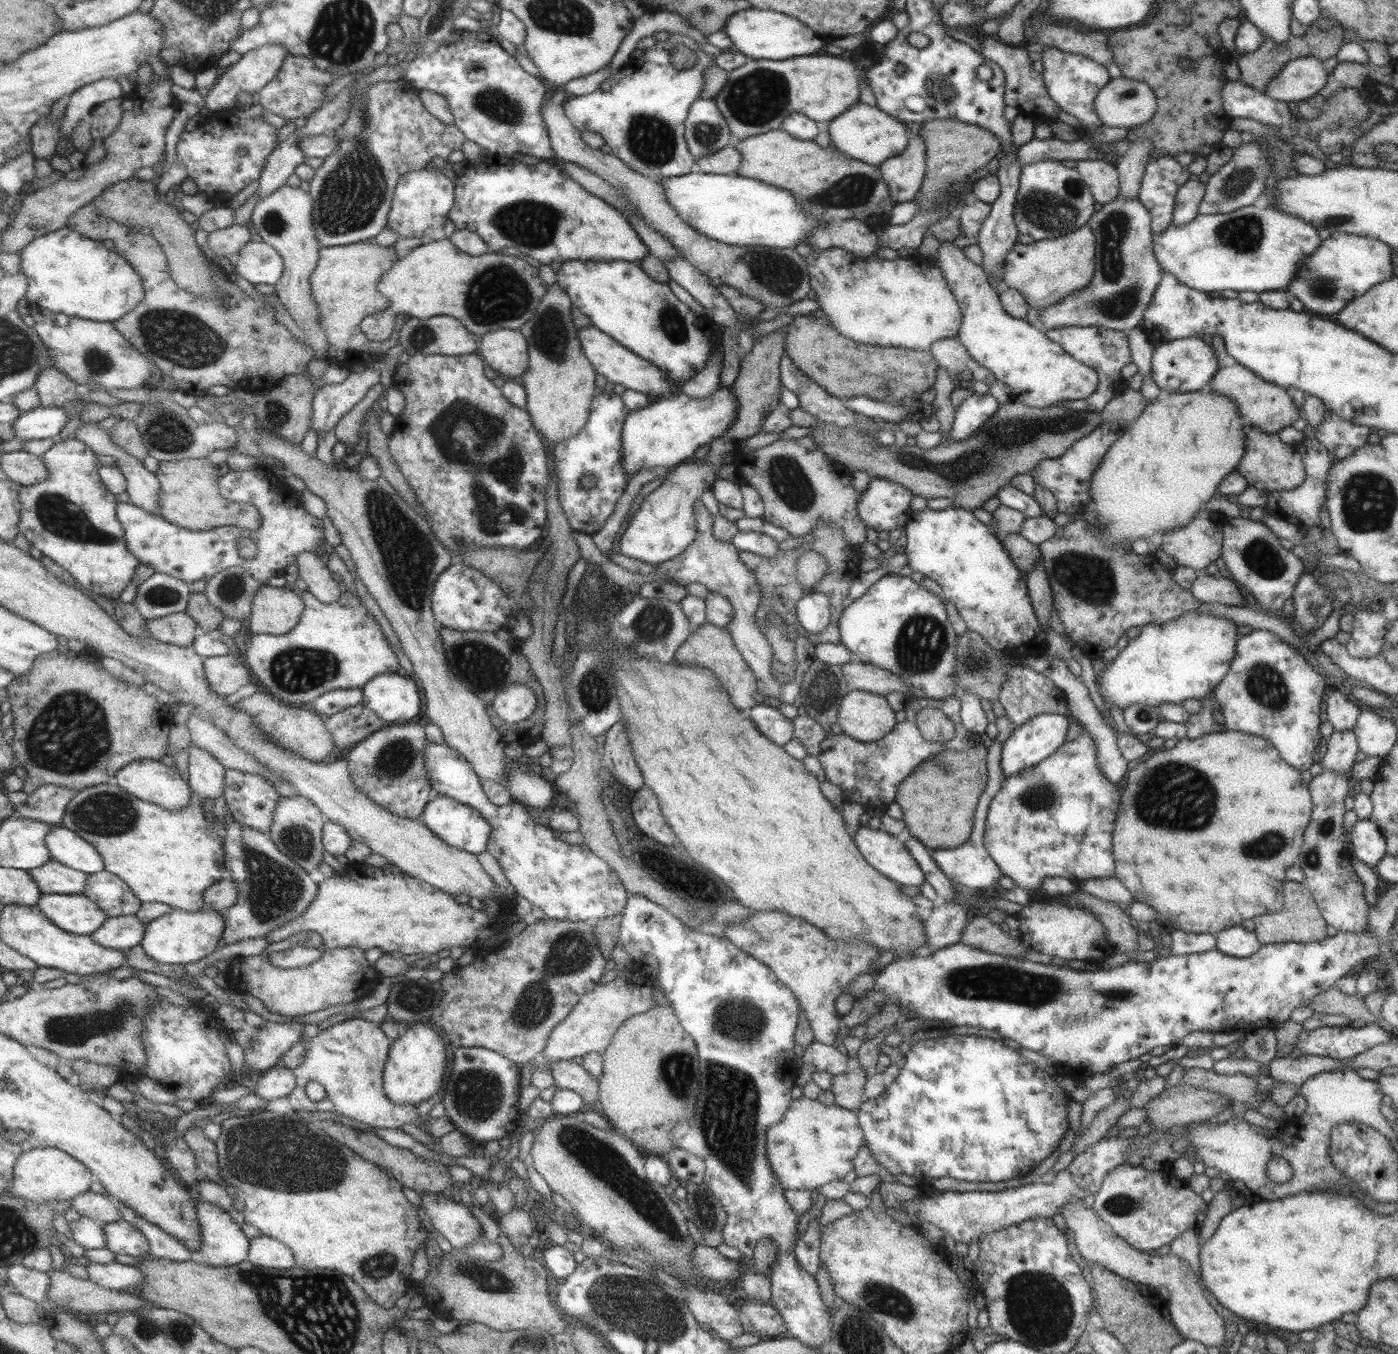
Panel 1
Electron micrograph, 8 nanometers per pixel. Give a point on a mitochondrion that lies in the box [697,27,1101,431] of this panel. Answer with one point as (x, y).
(755, 99)

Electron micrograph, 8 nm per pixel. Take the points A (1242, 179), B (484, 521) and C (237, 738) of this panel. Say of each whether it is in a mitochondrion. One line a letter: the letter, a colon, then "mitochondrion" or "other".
A: mitochondrion
B: mitochondrion
C: other

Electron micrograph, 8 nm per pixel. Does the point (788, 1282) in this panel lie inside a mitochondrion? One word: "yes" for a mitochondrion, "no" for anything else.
no

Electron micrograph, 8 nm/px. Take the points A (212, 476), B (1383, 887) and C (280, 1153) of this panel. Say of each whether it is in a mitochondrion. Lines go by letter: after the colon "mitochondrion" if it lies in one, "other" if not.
A: other
B: other
C: mitochondrion

